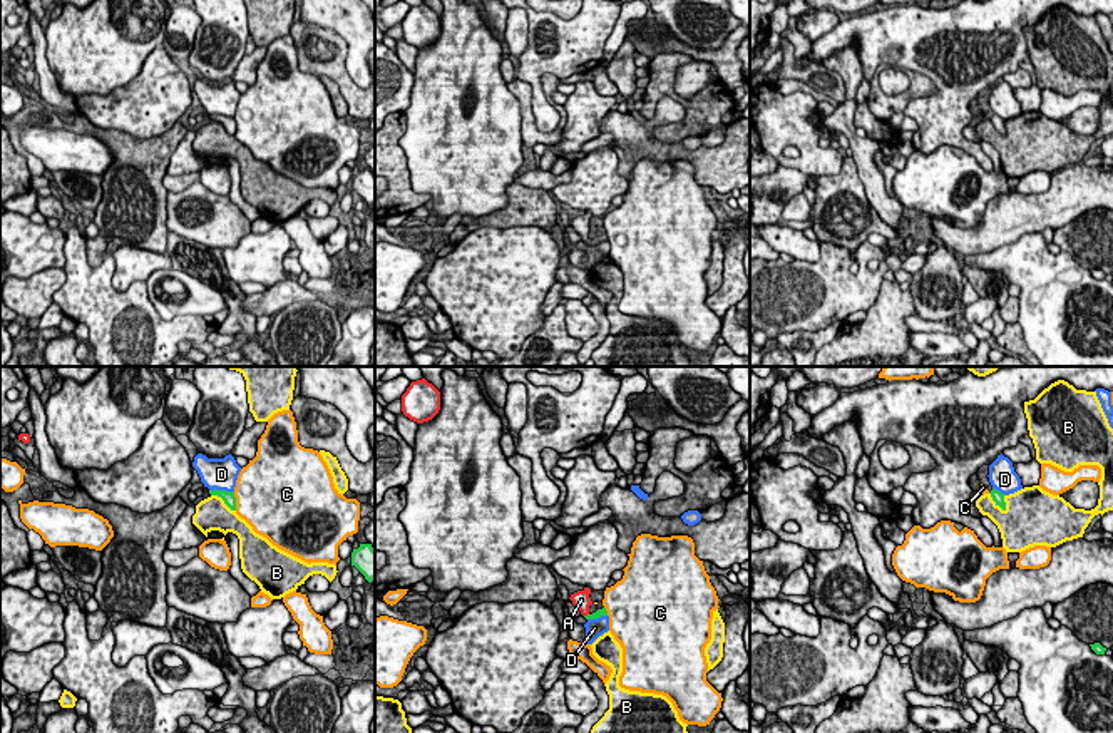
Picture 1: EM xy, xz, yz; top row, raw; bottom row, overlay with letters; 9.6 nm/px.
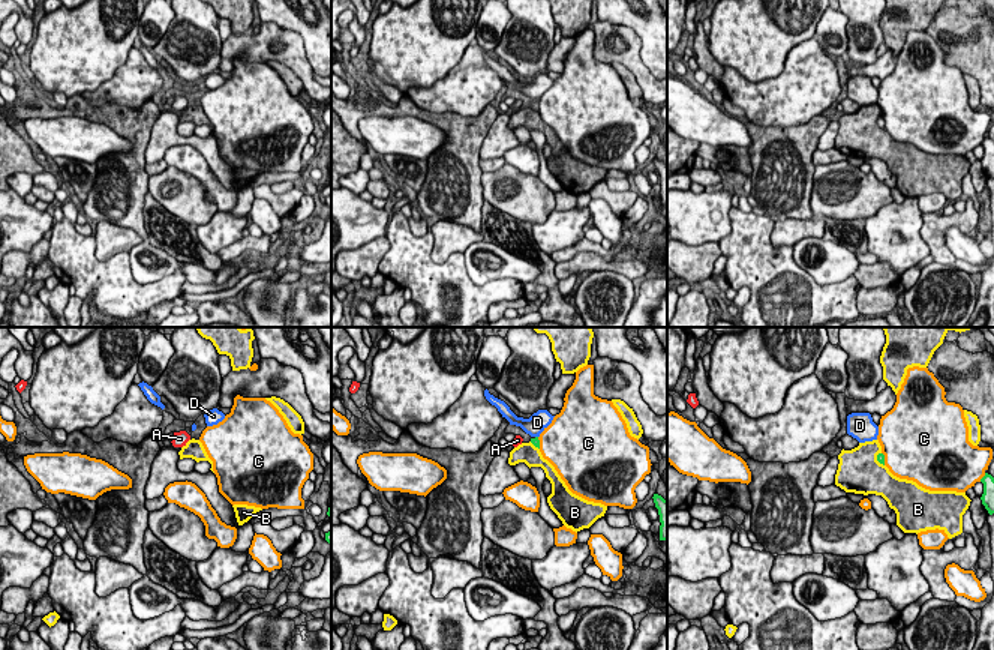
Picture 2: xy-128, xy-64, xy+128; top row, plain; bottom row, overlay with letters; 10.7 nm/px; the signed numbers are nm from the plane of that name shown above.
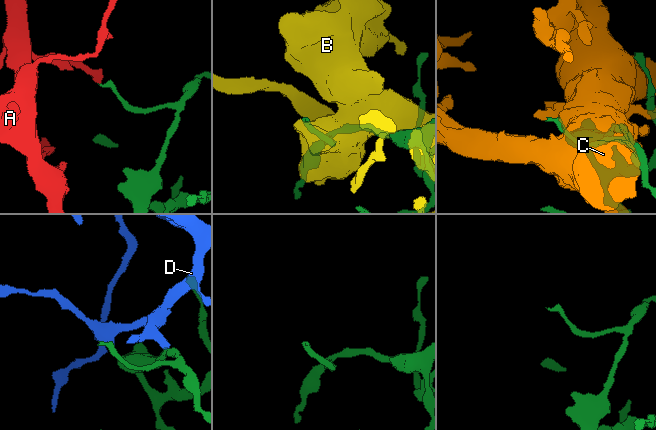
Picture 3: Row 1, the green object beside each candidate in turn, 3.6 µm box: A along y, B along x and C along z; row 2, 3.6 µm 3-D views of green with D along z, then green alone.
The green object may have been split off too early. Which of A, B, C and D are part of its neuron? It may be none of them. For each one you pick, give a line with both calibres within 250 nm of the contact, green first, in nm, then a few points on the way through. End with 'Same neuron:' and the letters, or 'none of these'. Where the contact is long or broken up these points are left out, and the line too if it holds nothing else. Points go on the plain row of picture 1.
A: 70/170 nm | across xz (603, 236), (588, 240), (581, 225)
Same neuron: A

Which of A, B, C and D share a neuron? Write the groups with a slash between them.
A / B / C / D

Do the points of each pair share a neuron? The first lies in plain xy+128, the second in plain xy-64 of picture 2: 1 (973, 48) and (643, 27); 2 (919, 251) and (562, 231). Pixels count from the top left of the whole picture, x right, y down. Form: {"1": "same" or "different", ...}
{"1": "different", "2": "same"}

